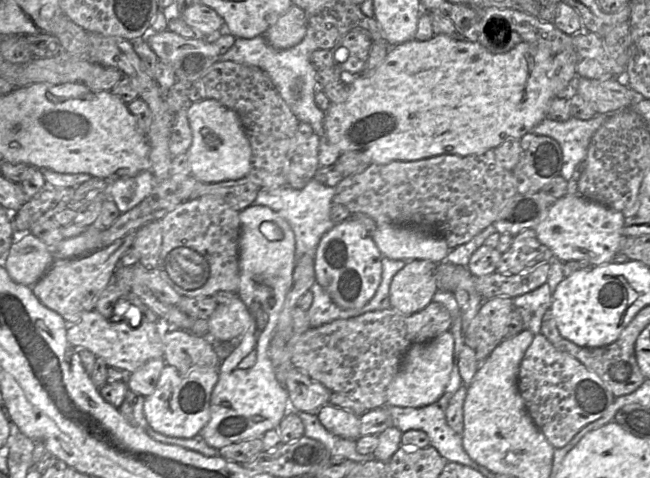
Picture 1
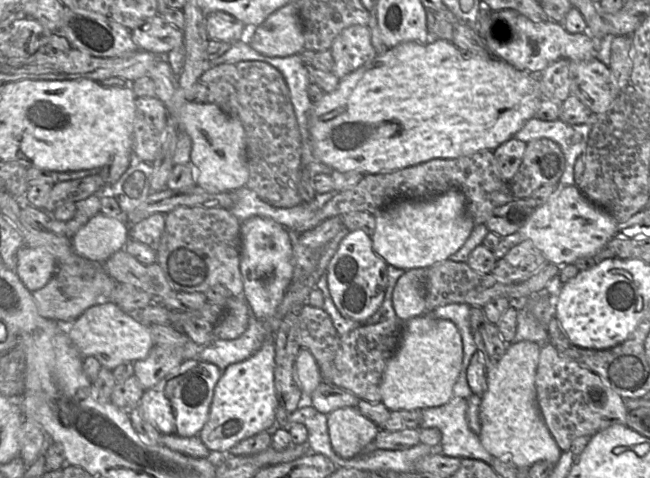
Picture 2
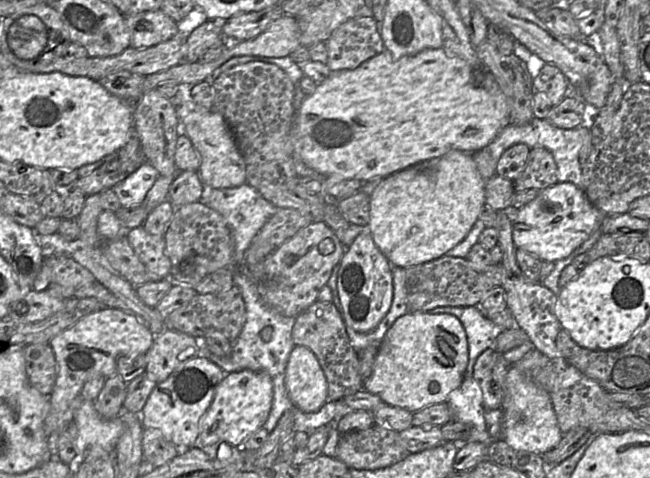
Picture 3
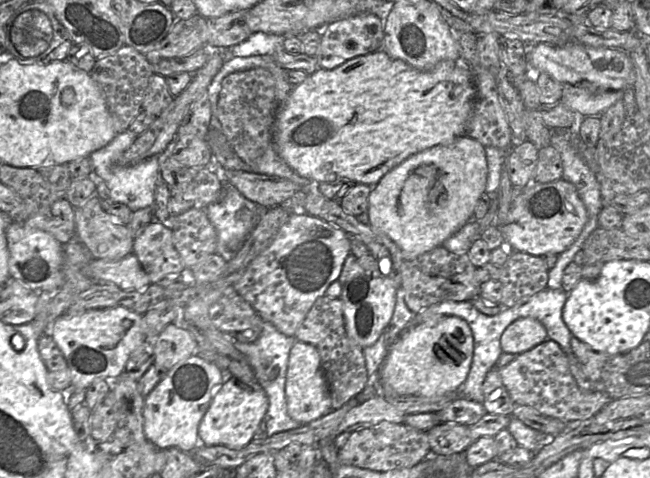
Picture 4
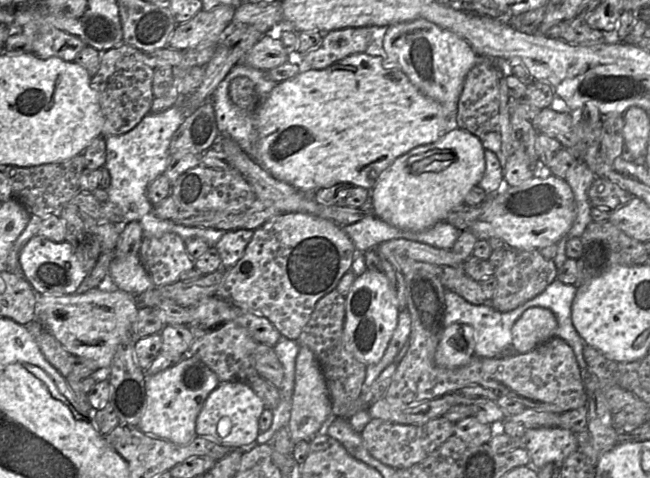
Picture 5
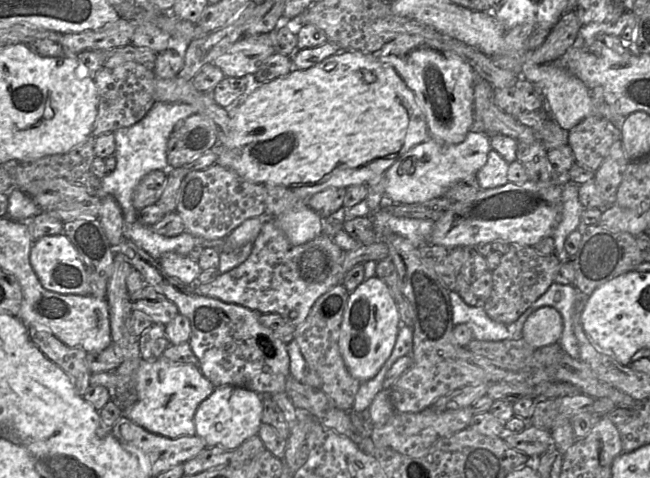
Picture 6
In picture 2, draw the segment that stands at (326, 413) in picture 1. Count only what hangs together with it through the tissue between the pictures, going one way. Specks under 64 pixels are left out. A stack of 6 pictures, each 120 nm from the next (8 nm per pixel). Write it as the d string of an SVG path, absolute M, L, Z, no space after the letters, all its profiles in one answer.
M352 407L330 412L327 425L332 448L342 458L360 454L380 431L373 421Z

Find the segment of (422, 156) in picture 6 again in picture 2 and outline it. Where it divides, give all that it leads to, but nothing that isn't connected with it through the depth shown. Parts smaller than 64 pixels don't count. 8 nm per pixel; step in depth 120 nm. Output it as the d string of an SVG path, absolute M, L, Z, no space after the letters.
M457 189L427 199L398 198L375 214L373 248L388 265L403 270L429 268L456 253L473 231L475 224L467 212L464 194Z

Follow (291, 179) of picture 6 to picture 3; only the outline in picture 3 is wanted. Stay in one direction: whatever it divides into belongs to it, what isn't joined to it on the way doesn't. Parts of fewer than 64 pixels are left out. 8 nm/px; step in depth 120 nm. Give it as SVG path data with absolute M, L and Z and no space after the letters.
M444 48L425 49L409 56L395 56L386 51L365 61L356 69L333 71L316 91L304 99L299 115L294 117L292 129L293 152L300 154L303 162L324 175L340 175L360 181L379 180L412 165L439 158L452 150L473 153L485 148L498 133L510 124L509 104L494 75L480 61L469 64L458 57L450 57Z

